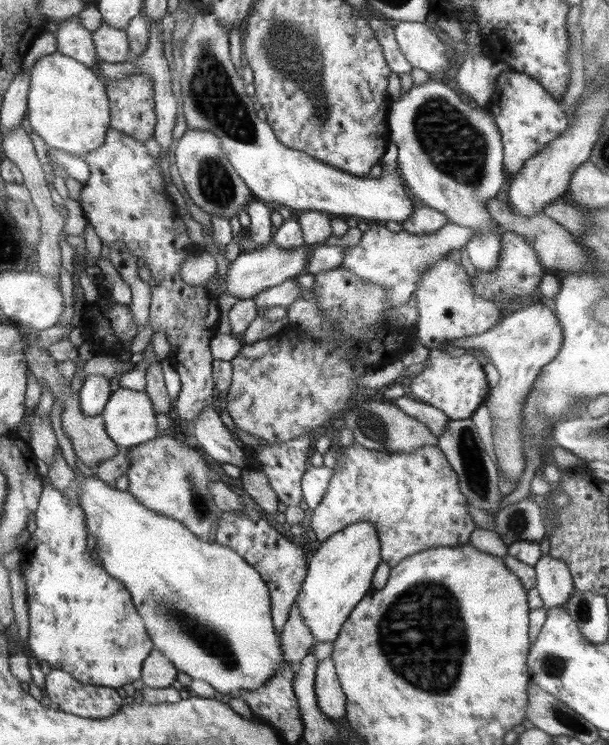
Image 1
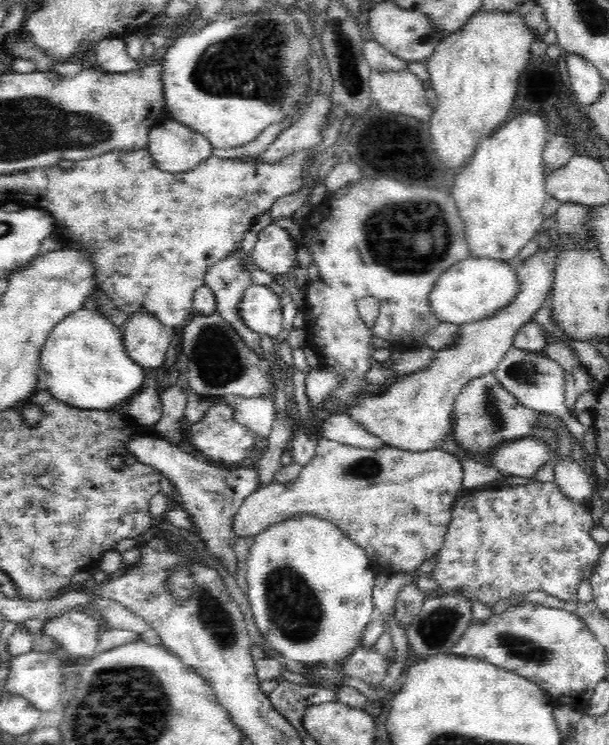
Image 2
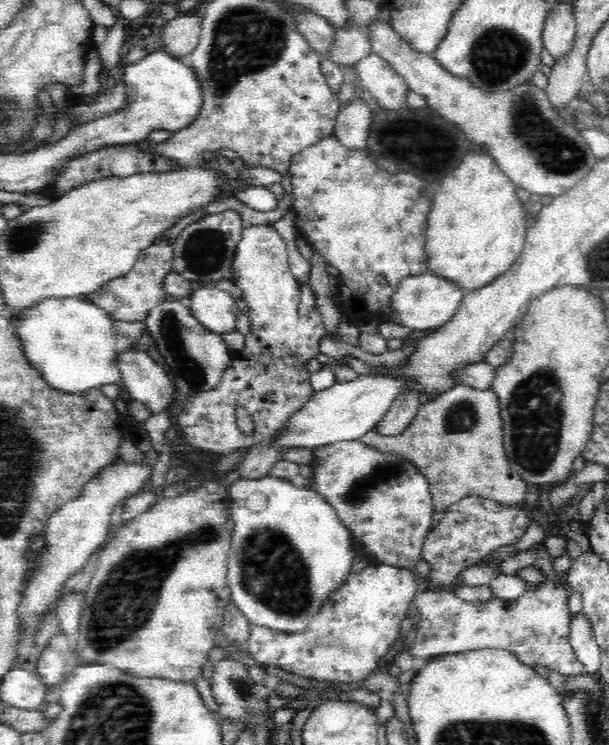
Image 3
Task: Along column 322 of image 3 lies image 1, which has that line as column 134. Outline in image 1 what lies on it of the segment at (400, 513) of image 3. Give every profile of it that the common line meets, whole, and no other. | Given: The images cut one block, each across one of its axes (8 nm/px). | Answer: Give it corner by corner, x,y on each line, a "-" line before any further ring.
159,435
151,441
128,447
127,455
130,459
130,468
126,472
128,492
146,508
181,522
192,534
205,539
222,512
209,489
208,470
211,466
202,455
169,435

